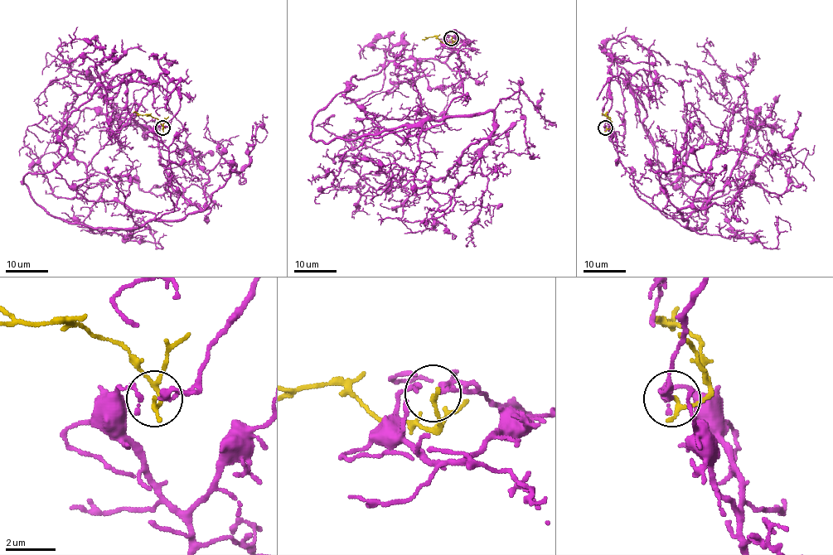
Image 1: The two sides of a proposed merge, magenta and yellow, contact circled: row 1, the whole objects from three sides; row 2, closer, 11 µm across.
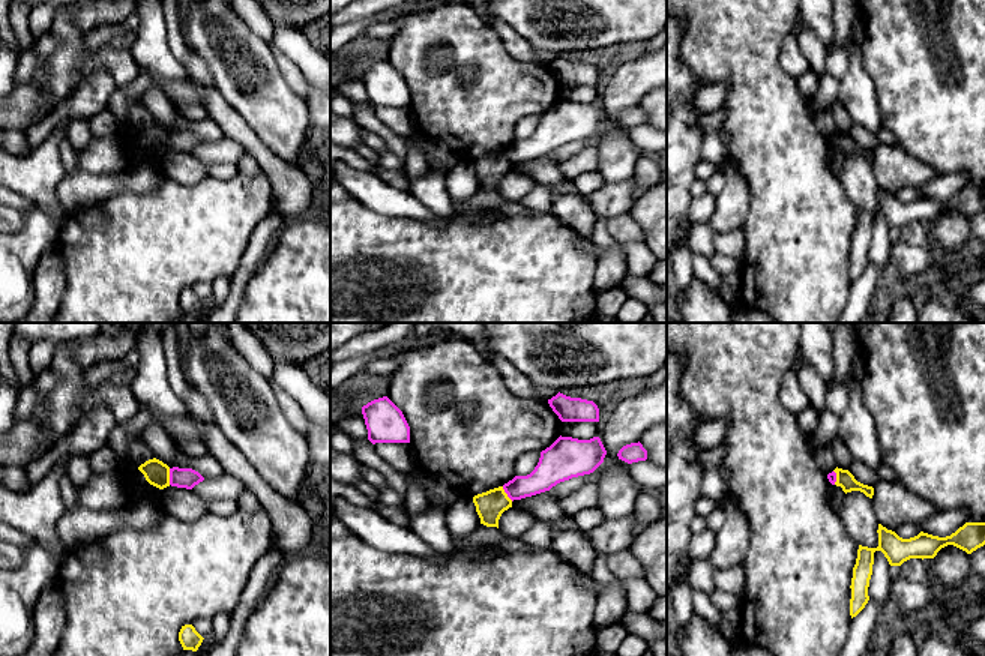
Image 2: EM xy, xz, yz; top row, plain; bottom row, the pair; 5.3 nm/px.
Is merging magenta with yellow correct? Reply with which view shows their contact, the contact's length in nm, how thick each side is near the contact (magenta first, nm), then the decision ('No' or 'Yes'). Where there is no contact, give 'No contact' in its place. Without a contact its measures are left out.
Touches magenta in xy. Shared border 90 nm. Thickness 110 nm (magenta) against 140 nm. No

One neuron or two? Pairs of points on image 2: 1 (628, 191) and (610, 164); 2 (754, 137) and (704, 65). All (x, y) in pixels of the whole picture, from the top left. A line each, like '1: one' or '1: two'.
1: two
2: one

